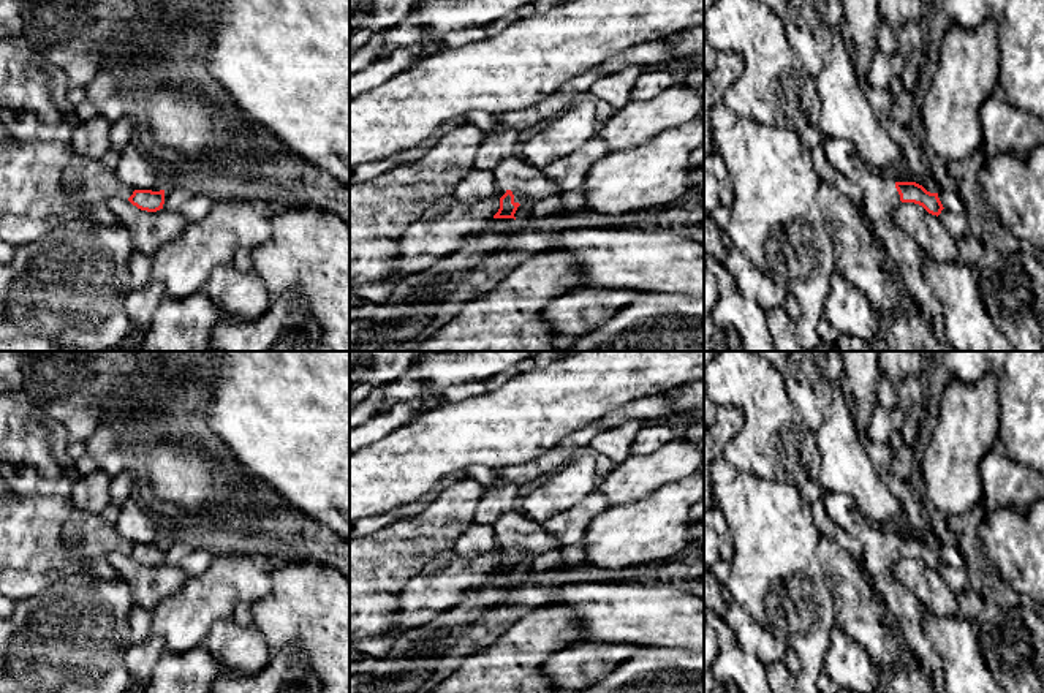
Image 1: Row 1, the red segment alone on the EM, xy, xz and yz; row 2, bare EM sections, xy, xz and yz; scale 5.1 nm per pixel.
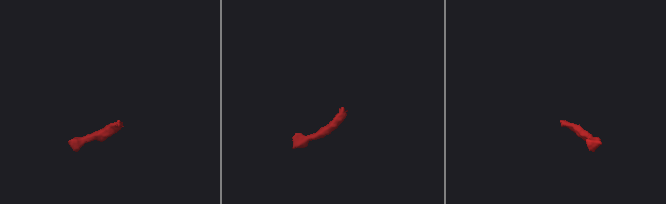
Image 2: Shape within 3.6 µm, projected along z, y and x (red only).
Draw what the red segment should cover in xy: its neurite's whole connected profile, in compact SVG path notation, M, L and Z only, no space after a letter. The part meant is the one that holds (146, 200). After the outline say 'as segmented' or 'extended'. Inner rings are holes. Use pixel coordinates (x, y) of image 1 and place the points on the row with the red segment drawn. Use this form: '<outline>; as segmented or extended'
M134 190L128 201L141 210L157 212L163 209L165 190Z; as segmented

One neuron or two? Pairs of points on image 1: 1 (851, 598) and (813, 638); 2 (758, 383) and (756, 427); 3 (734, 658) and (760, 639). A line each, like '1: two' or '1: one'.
1: two
2: one
3: two

